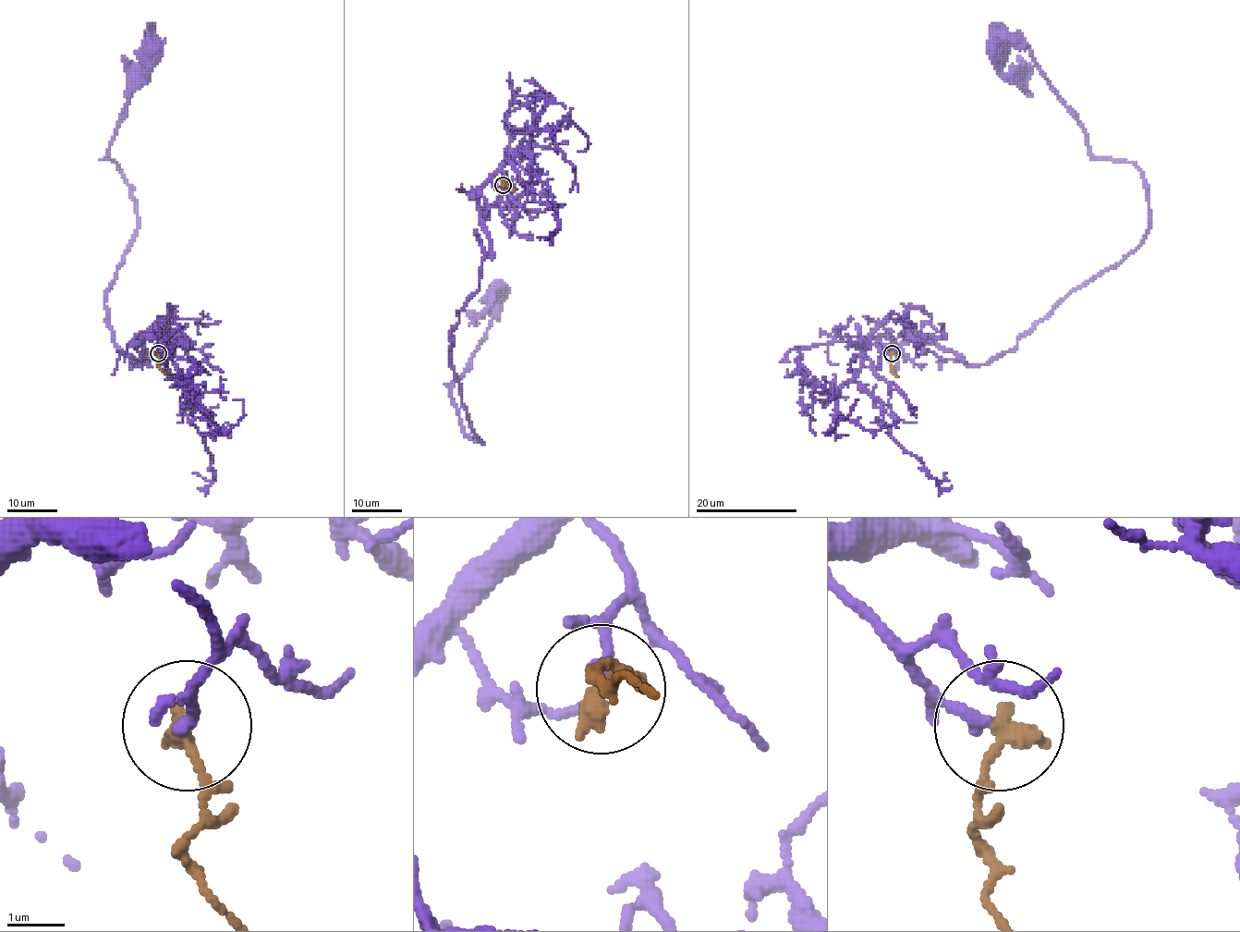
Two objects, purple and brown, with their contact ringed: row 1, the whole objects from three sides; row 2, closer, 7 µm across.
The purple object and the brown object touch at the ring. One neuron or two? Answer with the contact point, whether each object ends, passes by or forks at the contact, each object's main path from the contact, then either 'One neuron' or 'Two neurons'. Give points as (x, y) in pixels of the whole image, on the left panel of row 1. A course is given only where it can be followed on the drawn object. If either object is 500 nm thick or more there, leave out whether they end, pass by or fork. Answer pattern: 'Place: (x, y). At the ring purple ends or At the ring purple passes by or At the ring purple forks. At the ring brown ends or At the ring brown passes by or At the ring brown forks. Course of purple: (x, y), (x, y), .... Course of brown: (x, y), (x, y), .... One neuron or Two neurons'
Place: (158, 353). At the ring purple ends. At the ring brown ends. Course of purple: (158, 353), (135, 340), (136, 364), (116, 346), (104, 292), (138, 228), (104, 157), (155, 46). Course of brown: (158, 353), (158, 366), (169, 377). One neuron

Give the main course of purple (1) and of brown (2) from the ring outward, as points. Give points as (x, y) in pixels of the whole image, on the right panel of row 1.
1: (892, 353), (876, 339), (930, 340), (983, 364), (1148, 228), (1143, 174), (1091, 153), (1023, 41), (997, 46)
2: (892, 353), (892, 371), (897, 377)

